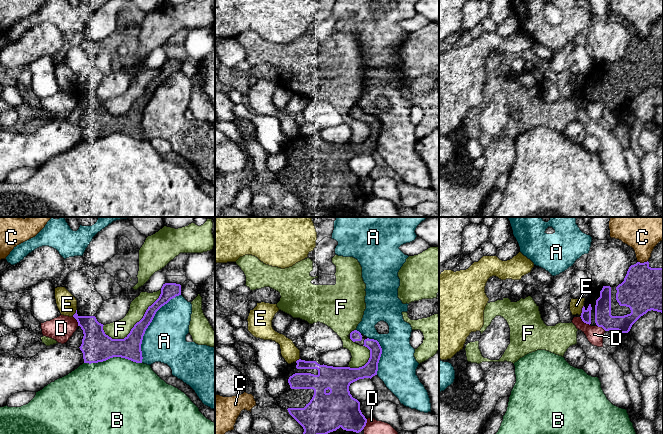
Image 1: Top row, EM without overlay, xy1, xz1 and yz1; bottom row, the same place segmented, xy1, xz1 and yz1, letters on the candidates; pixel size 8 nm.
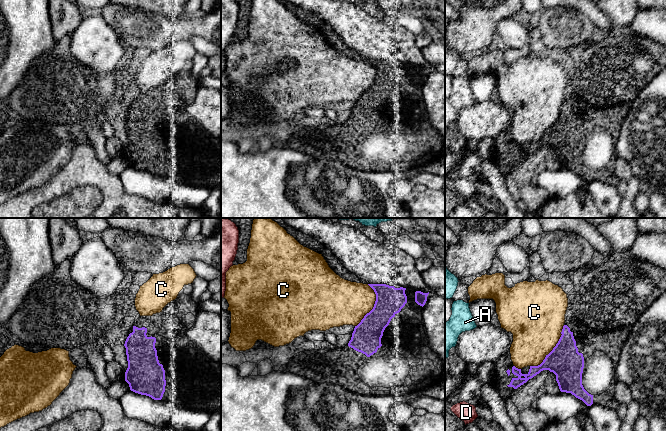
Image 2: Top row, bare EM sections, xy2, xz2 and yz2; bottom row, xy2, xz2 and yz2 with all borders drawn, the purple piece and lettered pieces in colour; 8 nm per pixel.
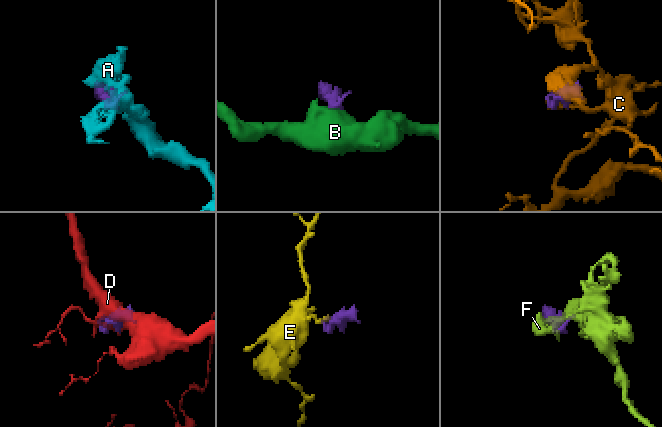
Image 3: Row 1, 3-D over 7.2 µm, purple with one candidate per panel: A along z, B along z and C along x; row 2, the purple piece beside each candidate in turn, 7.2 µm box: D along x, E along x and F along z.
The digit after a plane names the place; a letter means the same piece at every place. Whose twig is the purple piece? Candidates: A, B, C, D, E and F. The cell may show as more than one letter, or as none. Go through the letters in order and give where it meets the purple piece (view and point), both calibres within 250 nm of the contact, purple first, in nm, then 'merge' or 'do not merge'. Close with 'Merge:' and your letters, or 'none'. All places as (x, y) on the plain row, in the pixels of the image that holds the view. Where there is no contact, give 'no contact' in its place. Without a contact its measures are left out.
A: xy1 (149, 100) | 180/340 nm | do not merge
B: xy1 (112, 133) | 240/480 nm | do not merge
C: yz2 (553, 125) | 260/420 nm | do not merge
D: yz1 (584, 98) | 80/140 nm | do not merge
E: yz1 (582, 86) | 80/110 nm | do not merge
F: xy1 (135, 100) | 180/150 nm | do not merge
Merge: none

